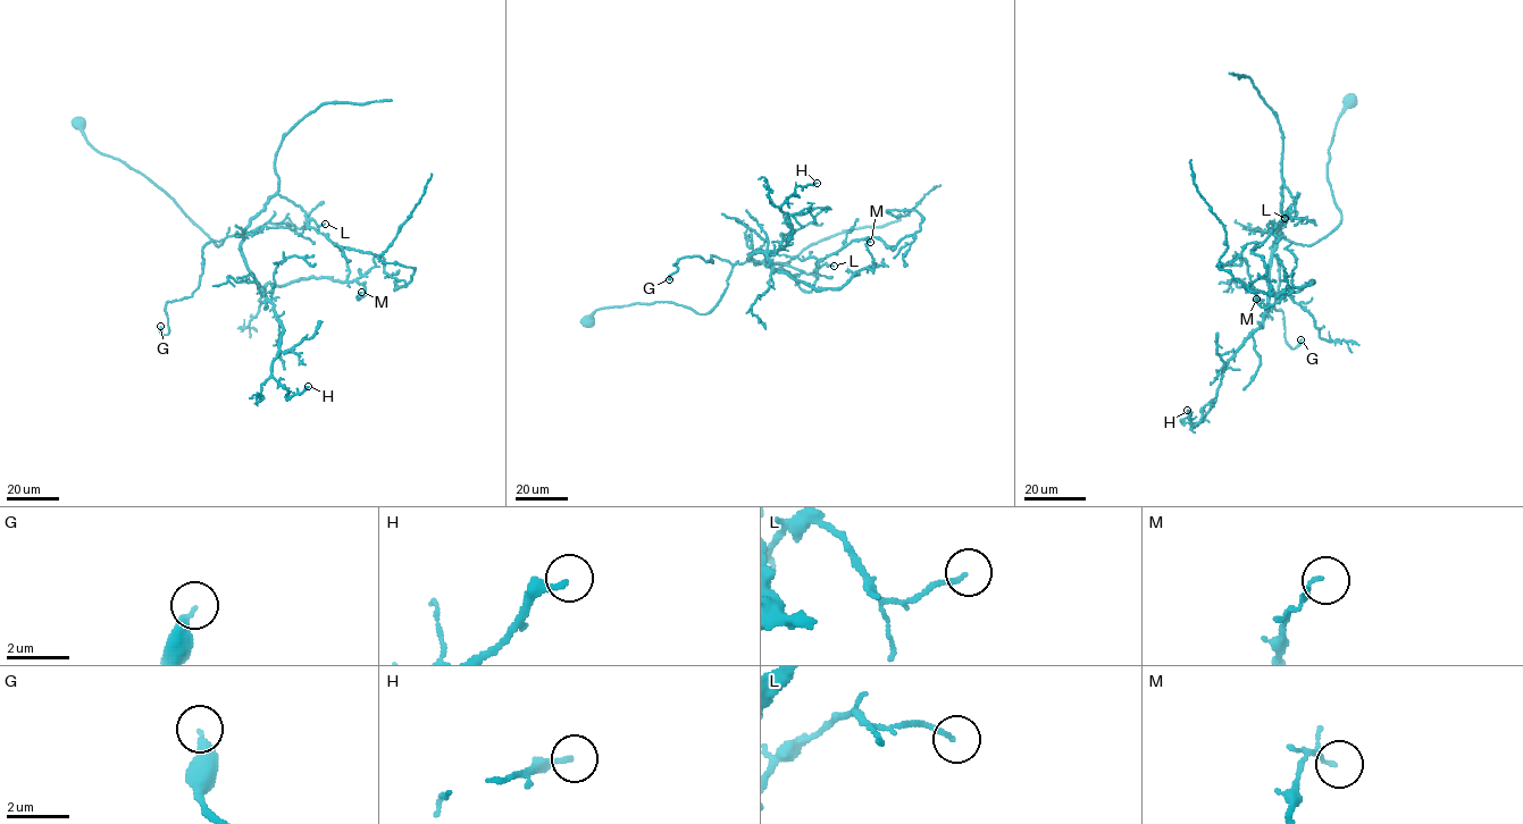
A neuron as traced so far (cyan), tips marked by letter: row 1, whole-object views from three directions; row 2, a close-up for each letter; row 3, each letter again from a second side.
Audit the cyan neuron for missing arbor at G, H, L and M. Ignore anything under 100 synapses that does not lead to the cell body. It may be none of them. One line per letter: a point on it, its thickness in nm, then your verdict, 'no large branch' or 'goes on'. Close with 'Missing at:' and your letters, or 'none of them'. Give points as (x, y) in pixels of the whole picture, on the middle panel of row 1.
G: place (669, 279); calibre 320 nm; no large branch
H: place (817, 183); calibre 200 nm; no large branch
L: place (834, 266); calibre 130 nm; no large branch
M: place (870, 242); calibre 70 nm; no large branch
Missing at: none of them

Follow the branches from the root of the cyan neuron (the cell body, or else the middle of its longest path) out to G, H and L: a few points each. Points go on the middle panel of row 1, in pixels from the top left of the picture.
G: (588, 321), (600, 309), (655, 302), (706, 313), (731, 266), (684, 257), (669, 279)
H: (588, 321), (600, 309), (655, 302), (706, 313), (734, 266), (786, 244), (780, 207), (817, 183)
L: (588, 321), (655, 302), (706, 313), (747, 261), (806, 292), (834, 266)

